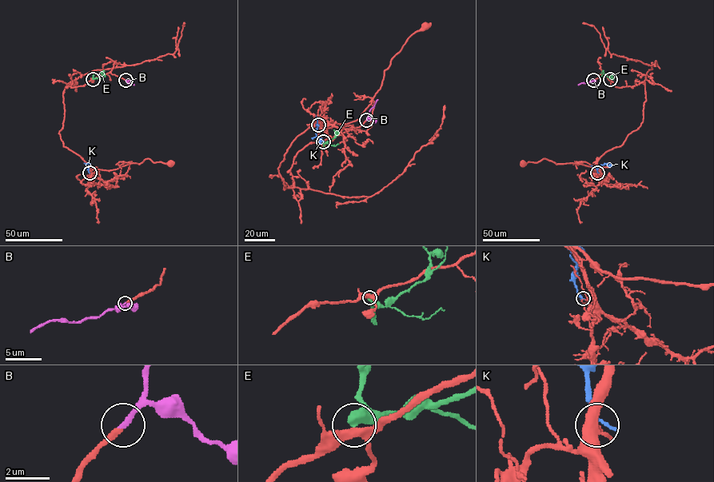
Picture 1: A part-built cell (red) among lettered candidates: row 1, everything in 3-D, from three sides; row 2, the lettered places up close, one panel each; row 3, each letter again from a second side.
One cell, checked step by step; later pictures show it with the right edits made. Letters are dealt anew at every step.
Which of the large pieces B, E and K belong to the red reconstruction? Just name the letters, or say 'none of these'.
B

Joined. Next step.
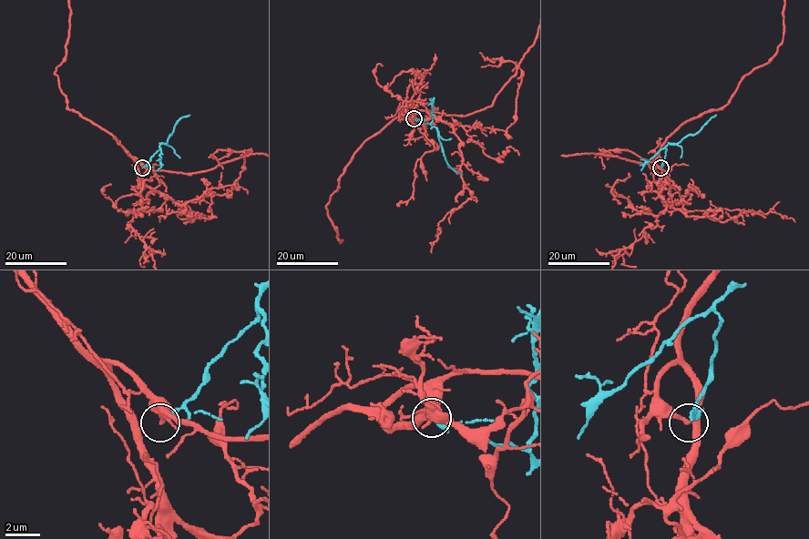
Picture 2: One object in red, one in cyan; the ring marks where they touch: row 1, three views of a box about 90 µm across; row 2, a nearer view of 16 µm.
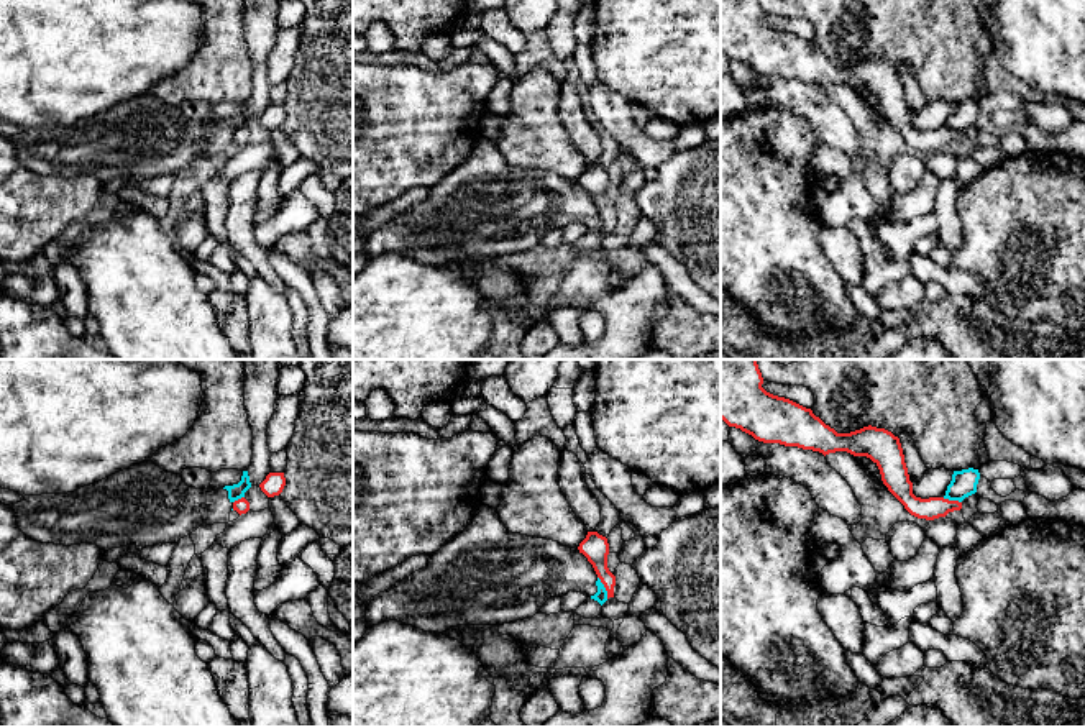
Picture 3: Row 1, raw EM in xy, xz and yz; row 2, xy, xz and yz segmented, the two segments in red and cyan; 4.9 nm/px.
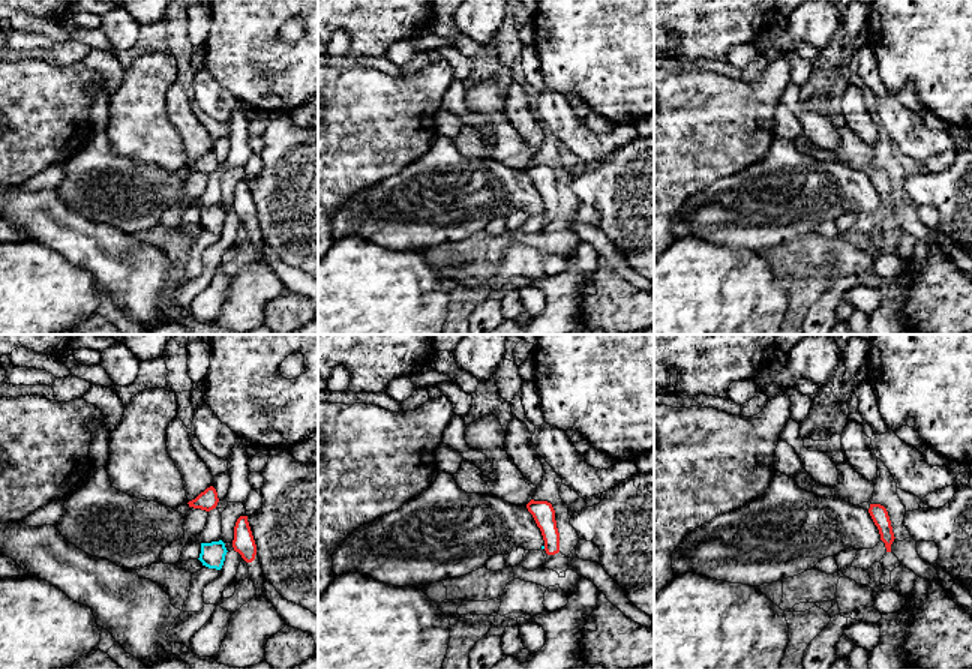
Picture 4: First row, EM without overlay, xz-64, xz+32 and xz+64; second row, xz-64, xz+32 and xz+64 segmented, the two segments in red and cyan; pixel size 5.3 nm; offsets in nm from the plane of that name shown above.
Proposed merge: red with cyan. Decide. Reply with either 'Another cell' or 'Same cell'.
Another cell

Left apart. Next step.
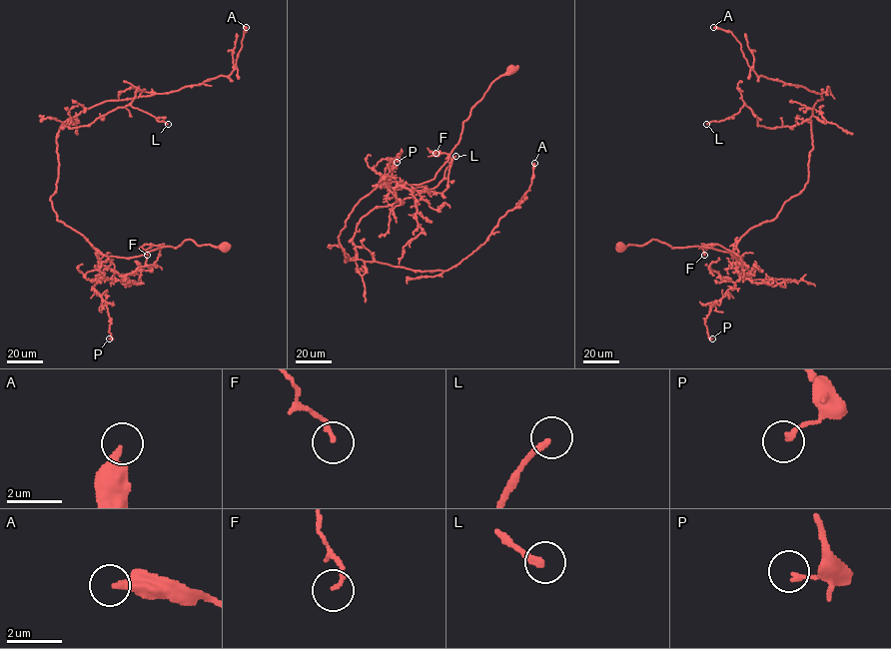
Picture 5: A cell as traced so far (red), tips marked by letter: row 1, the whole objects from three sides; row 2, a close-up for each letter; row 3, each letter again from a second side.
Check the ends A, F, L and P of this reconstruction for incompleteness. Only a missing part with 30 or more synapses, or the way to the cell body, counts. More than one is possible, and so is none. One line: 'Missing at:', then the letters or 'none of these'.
Missing at: L

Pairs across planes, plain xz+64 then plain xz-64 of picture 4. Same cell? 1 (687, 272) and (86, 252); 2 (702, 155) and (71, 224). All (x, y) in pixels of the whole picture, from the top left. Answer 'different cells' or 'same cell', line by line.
1: different cells
2: different cells

